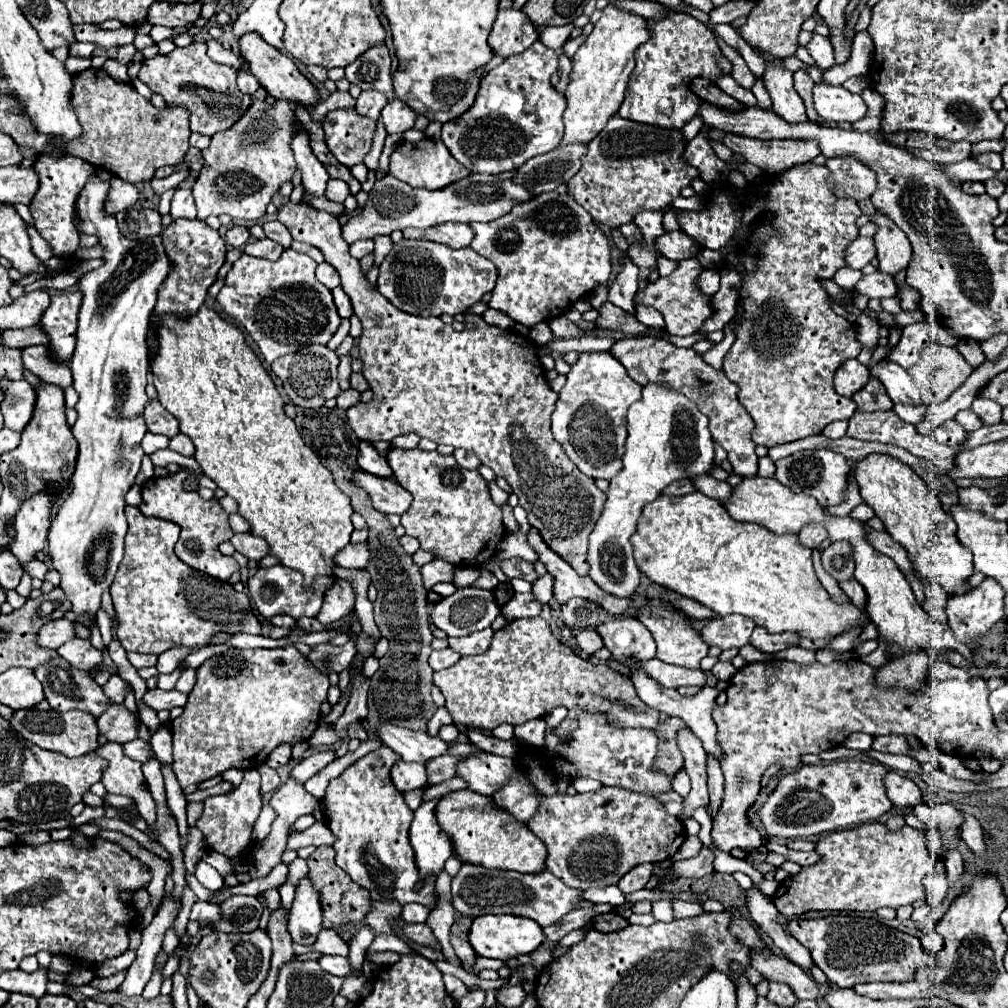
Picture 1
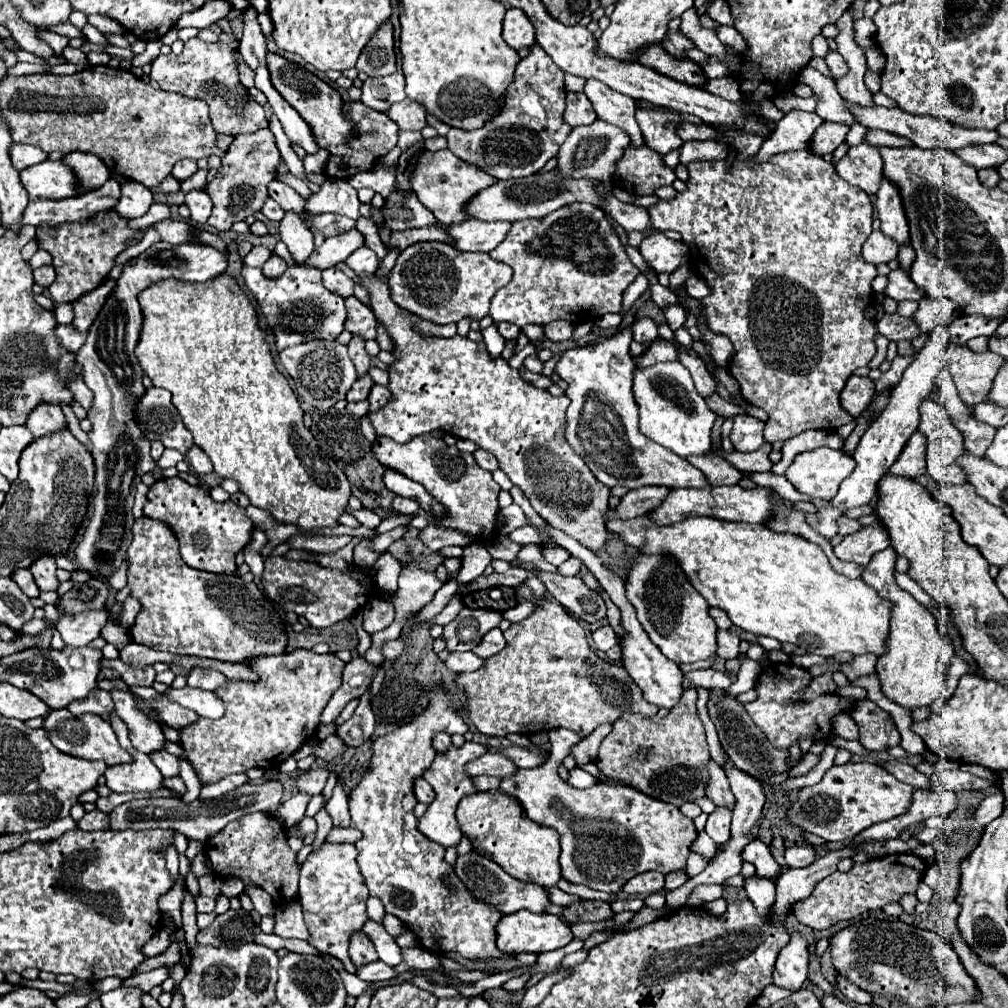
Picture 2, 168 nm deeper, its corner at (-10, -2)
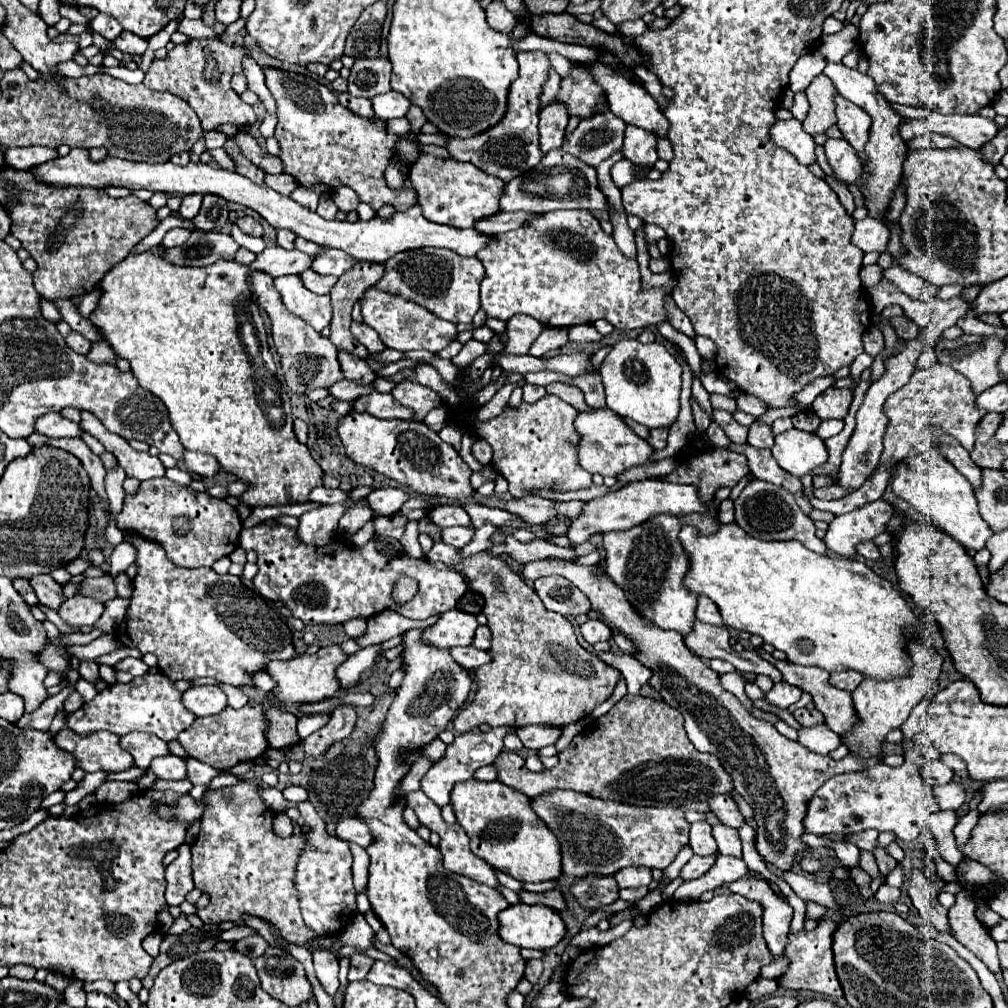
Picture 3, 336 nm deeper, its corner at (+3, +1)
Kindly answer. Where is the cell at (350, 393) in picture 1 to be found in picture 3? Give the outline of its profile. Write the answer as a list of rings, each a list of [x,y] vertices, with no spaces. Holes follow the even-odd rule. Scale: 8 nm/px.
[[[339,352],[337,354],[339,362],[341,362],[341,368],[343,368],[343,374],[345,378],[349,380],[355,380],[359,384],[371,384],[375,380],[375,374],[371,372],[369,364],[361,358],[357,358],[355,354],[349,354],[349,352]]]

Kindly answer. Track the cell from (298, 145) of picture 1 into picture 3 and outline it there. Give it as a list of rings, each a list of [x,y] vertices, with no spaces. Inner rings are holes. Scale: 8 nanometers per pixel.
[[[245,58],[243,60],[243,74],[247,76],[247,84],[249,84],[249,90],[253,90],[259,100],[265,104],[267,112],[275,112],[275,102],[273,102],[273,96],[269,94],[267,86],[265,86],[265,74],[263,70],[257,66],[257,62],[253,58]]]

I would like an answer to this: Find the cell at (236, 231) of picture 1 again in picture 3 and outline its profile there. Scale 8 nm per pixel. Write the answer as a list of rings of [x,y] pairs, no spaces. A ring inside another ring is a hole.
[[[243,216],[243,218],[237,218],[237,226],[245,232],[245,234],[251,234],[251,236],[263,236],[263,228],[261,224],[251,218],[251,216]]]

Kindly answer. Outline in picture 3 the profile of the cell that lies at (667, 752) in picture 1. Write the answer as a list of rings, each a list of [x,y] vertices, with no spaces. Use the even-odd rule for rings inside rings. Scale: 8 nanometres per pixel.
[[[625,694],[605,716],[601,716],[595,724],[589,724],[581,734],[577,734],[573,742],[563,752],[559,752],[557,766],[543,772],[531,772],[525,768],[525,760],[509,750],[503,750],[497,756],[495,766],[499,772],[499,782],[521,790],[531,800],[551,790],[575,790],[585,792],[593,798],[609,798],[631,806],[685,806],[691,802],[709,800],[717,794],[731,794],[733,790],[733,782],[721,762],[713,758],[713,754],[703,754],[693,748],[685,734],[683,718],[677,710],[667,706],[663,700],[631,694]]]

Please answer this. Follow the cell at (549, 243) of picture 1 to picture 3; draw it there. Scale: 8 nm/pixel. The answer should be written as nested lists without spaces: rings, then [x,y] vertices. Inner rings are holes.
[[[555,210],[533,218],[517,230],[499,234],[497,240],[477,252],[477,258],[485,268],[485,278],[481,282],[481,306],[489,318],[509,320],[513,314],[527,314],[543,326],[553,328],[607,320],[619,330],[647,328],[669,320],[665,310],[667,292],[663,288],[643,290],[637,260],[623,256],[615,240],[601,230],[599,220],[595,220],[587,210]]]

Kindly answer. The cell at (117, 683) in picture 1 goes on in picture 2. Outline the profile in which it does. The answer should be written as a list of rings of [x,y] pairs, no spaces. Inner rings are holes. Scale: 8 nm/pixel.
[[[94,689],[90,693],[90,697],[82,699],[82,701],[72,701],[68,705],[68,709],[74,713],[74,715],[82,715],[82,713],[98,713],[100,717],[106,717],[114,711],[114,701],[112,701],[112,695],[110,691],[104,691],[104,689]]]

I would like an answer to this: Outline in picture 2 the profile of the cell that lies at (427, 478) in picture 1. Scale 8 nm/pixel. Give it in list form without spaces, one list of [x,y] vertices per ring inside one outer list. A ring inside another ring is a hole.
[[[430,433],[418,435],[404,445],[386,437],[378,437],[372,449],[384,467],[390,467],[424,485],[436,501],[442,501],[442,505],[446,505],[446,513],[450,513],[450,517],[442,517],[442,521],[434,521],[434,517],[426,513],[426,519],[432,525],[460,529],[472,539],[482,539],[484,533],[490,533],[490,537],[494,539],[494,535],[498,533],[496,519],[500,485],[492,479],[490,471],[476,465],[472,453],[462,453],[456,449],[456,445],[446,445],[442,439],[434,439]]]

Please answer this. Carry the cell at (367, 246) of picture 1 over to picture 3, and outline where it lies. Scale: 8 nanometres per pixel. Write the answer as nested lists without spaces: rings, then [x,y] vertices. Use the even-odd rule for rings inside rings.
[[[327,250],[321,256],[317,256],[311,262],[311,270],[317,274],[333,274],[333,276],[341,276],[343,272],[347,272],[357,260],[349,258],[349,254],[341,252],[341,250]]]

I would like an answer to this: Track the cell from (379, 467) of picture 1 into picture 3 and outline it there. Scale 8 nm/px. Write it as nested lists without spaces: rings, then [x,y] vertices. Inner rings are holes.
[[[453,504],[437,506],[427,516],[441,528],[447,528],[447,526],[471,526],[471,518],[469,518],[469,514],[465,512],[463,506],[453,506]]]

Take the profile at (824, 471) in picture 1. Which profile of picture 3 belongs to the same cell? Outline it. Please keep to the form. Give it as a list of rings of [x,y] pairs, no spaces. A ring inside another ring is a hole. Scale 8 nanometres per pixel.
[[[791,428],[775,436],[775,446],[771,448],[777,464],[789,474],[803,476],[827,462],[827,448],[817,434],[801,432]]]

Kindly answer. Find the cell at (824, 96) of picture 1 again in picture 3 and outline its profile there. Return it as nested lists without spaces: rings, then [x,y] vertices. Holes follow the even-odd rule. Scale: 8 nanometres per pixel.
[[[931,112],[927,118],[923,120],[905,120],[905,124],[901,124],[899,132],[901,138],[907,142],[909,138],[921,136],[925,132],[939,132],[943,136],[951,136],[957,142],[961,142],[963,146],[969,148],[983,148],[989,140],[993,140],[999,132],[999,126],[995,124],[995,120],[991,118],[983,118],[979,114],[973,116],[965,116],[965,114],[941,114],[941,112]]]

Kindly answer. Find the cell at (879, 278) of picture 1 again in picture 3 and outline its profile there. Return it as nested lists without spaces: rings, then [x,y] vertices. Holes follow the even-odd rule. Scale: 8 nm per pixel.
[[[891,266],[885,270],[885,278],[889,278],[901,292],[915,300],[933,300],[937,296],[937,286],[925,282],[925,278],[915,276],[903,268]]]

